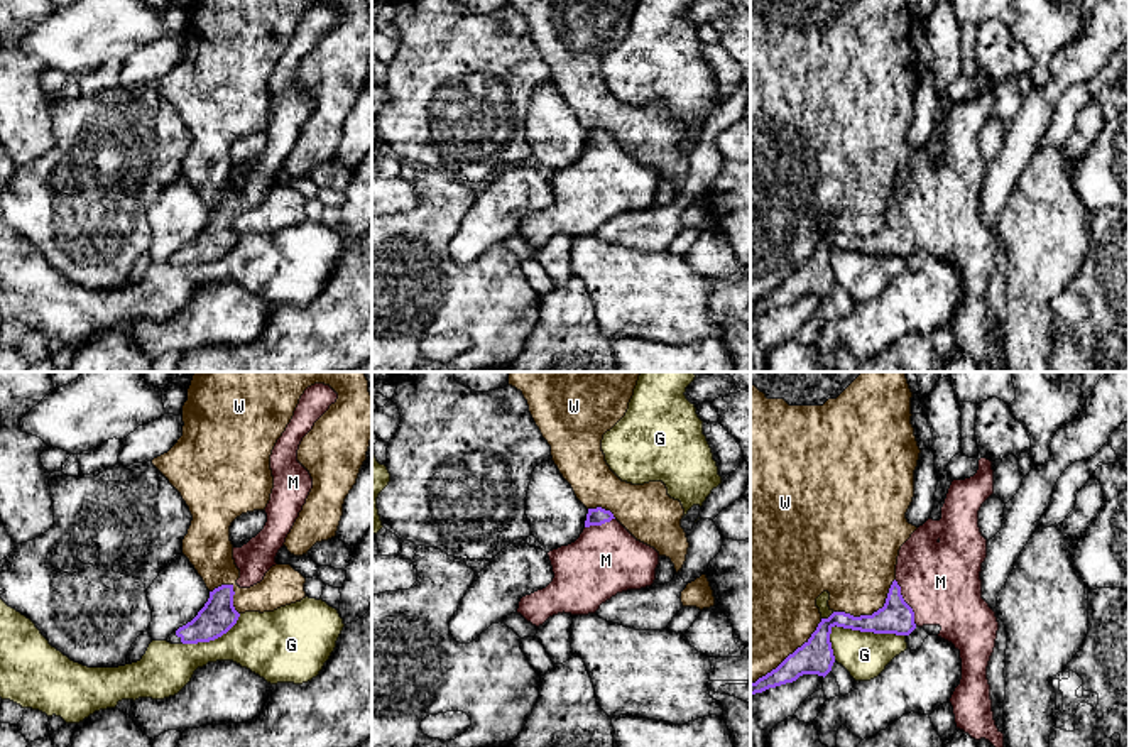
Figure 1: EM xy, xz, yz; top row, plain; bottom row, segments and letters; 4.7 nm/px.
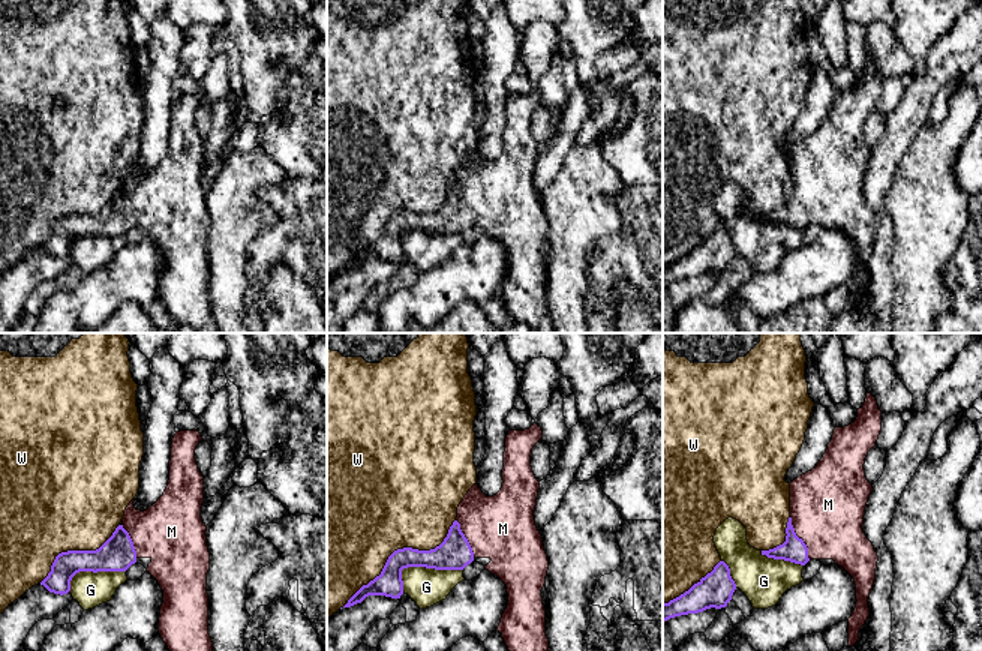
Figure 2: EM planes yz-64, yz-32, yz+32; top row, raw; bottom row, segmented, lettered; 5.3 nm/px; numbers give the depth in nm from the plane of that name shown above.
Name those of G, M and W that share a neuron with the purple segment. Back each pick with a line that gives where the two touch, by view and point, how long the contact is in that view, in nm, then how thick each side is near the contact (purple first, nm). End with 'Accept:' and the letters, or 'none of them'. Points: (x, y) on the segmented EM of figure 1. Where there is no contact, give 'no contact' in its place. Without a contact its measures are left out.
M: meets purple in yz at (905, 602); contact 240 nm long; 160 nm thick on the purple side, 380 nm on the other
Accept: M

